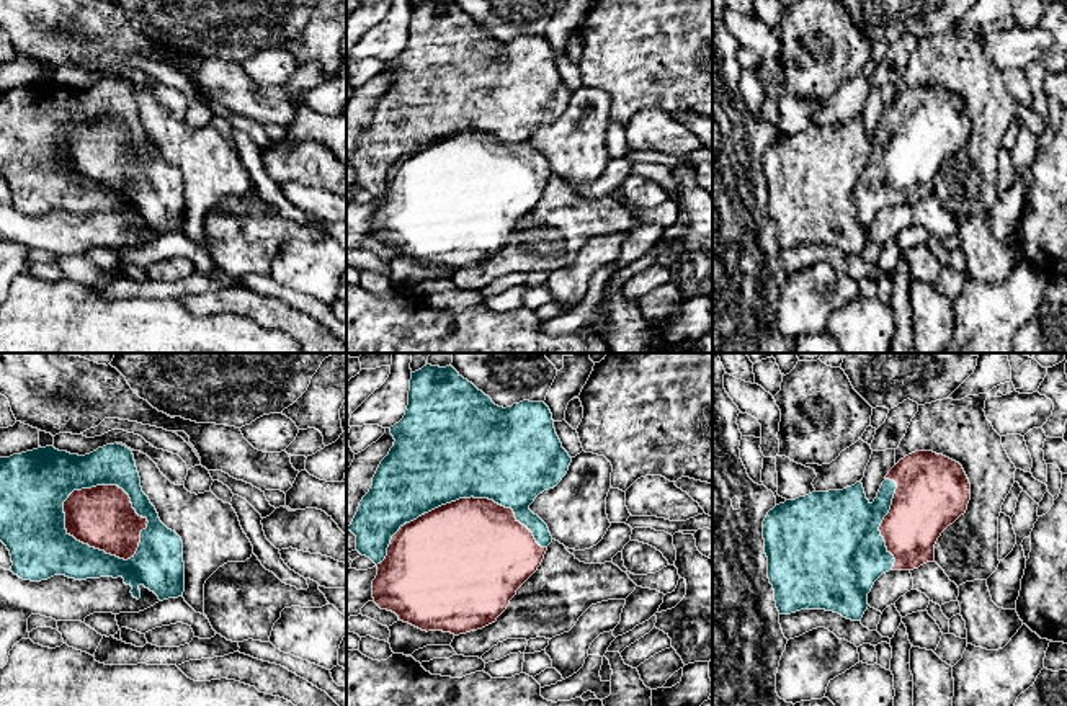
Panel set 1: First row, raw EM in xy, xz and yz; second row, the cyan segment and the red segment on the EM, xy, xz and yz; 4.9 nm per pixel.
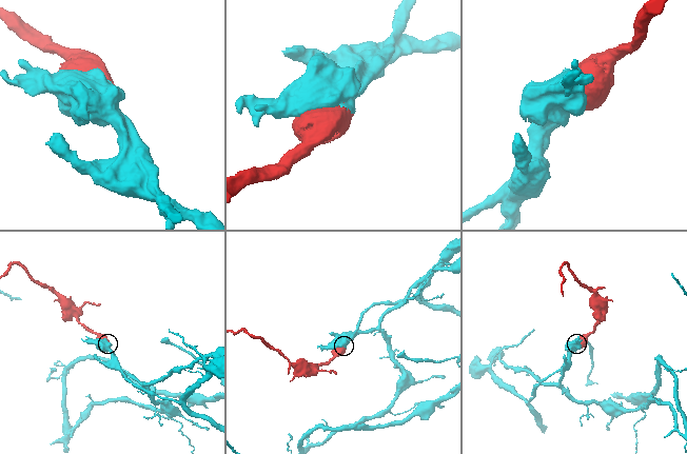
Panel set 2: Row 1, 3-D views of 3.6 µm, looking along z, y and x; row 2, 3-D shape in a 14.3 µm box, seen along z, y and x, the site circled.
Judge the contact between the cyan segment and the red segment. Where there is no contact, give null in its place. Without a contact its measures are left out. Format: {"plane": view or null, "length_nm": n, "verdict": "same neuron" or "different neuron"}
{"plane": "xy", "length_nm": 460, "verdict": "same neuron"}

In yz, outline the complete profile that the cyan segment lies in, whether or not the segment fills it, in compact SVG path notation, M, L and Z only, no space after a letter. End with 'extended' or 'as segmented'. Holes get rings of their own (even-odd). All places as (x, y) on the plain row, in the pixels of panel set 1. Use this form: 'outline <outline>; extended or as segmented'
outline M915 85L889 105L873 137L859 114L843 124L812 126L776 139L763 155L763 173L779 248L825 244L861 255L874 216L889 204L933 196L938 172L966 147L969 134L971 118L959 96Z; extended

